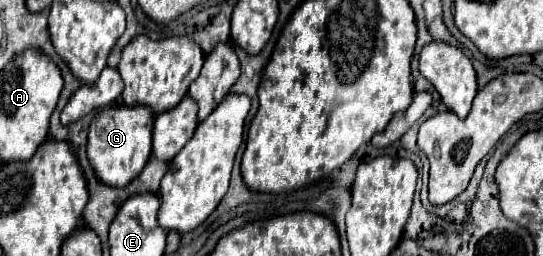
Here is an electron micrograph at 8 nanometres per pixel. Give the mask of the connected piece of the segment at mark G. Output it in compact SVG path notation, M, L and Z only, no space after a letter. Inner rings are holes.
M112 105L98 113L88 133L88 159L102 183L110 187L124 187L138 177L152 155L152 125L154 113L148 107Z

